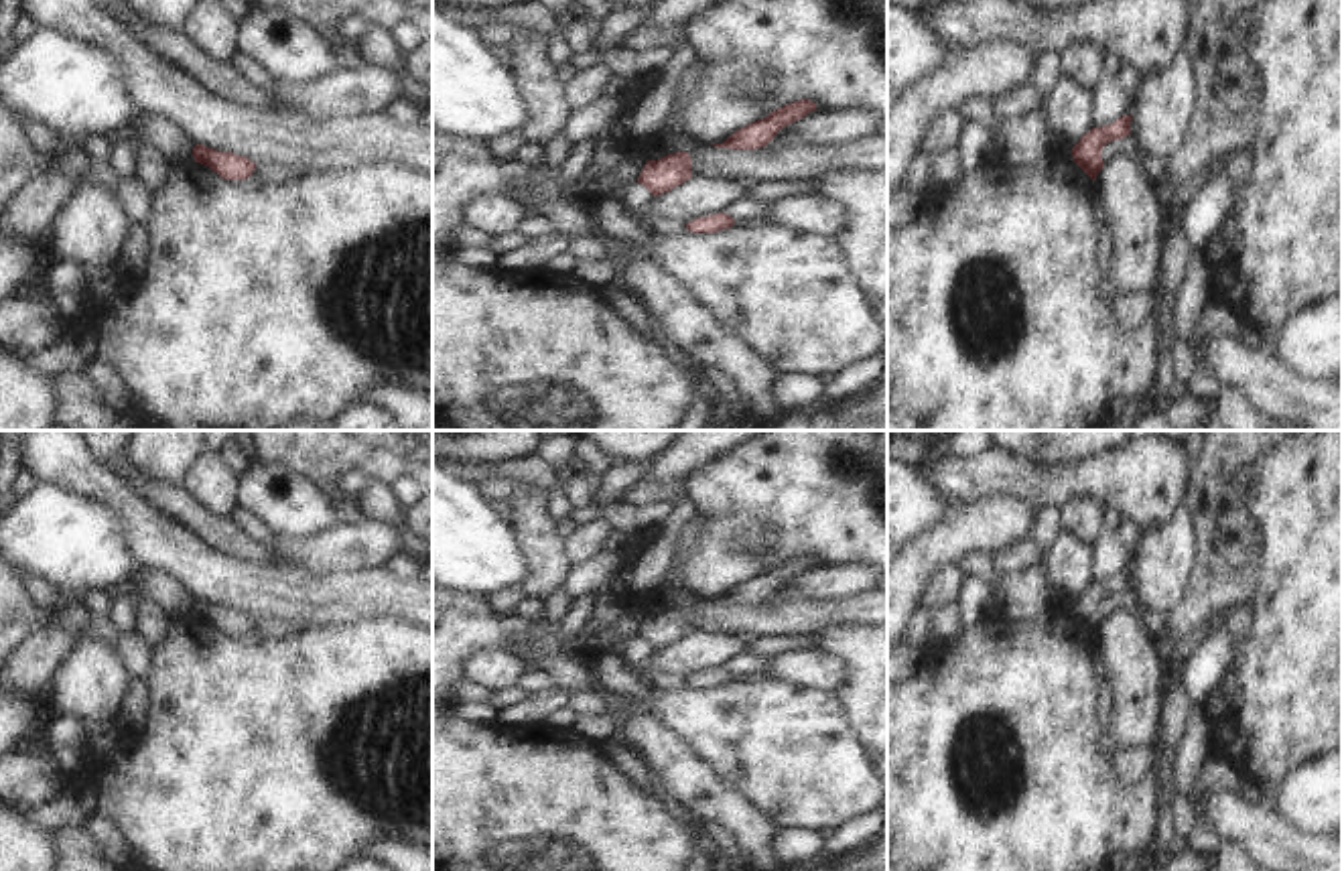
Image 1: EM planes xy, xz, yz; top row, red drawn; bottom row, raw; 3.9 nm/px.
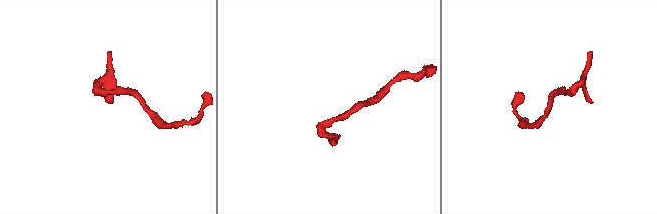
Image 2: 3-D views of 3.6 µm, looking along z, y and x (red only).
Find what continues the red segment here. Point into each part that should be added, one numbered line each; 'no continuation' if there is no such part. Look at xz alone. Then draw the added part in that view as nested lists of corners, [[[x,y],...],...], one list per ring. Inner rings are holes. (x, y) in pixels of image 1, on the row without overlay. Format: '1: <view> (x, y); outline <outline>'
no continuation

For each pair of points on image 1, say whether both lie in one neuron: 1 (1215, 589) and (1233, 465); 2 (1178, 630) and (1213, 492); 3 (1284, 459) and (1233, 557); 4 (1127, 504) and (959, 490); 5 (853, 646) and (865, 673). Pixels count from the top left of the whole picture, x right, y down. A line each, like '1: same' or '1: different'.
1: same
2: same
3: different
4: same
5: same

